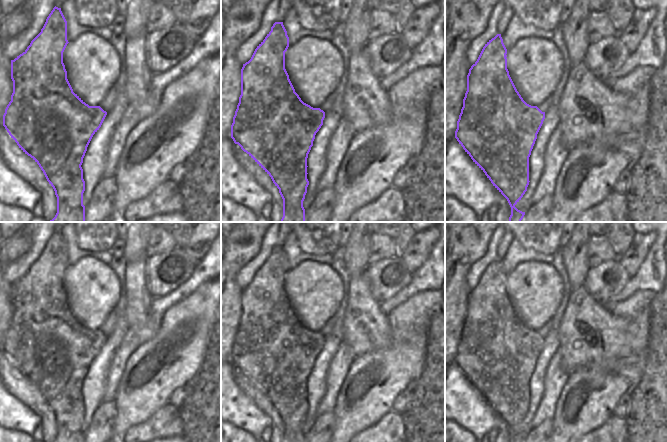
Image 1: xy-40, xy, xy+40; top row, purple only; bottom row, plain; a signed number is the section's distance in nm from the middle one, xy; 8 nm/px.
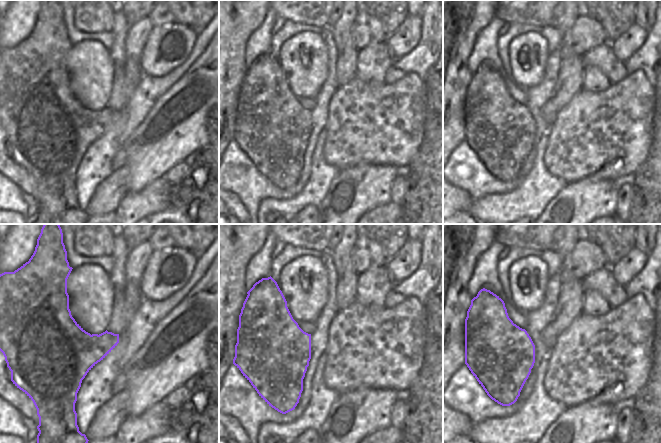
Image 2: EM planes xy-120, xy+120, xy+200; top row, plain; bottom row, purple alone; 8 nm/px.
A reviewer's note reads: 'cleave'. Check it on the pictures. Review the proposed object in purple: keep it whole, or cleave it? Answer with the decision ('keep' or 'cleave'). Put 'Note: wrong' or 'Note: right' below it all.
cleave
Note: right

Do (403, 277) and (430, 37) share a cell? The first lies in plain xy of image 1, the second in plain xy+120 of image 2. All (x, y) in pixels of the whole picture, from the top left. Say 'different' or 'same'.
different

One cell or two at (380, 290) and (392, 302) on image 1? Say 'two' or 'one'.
two

